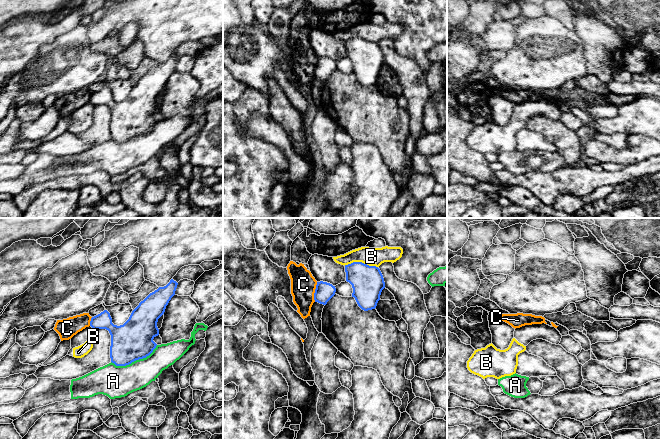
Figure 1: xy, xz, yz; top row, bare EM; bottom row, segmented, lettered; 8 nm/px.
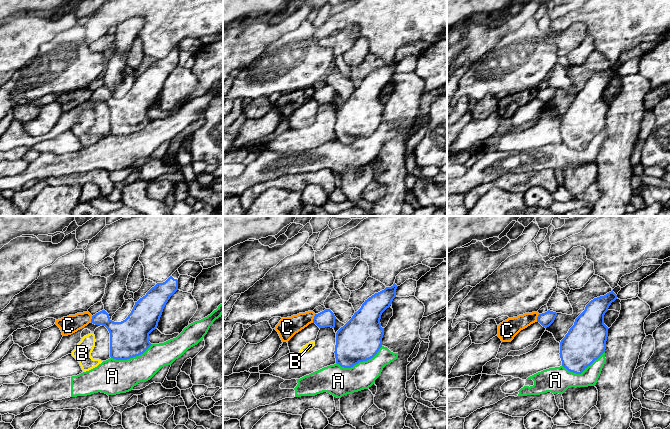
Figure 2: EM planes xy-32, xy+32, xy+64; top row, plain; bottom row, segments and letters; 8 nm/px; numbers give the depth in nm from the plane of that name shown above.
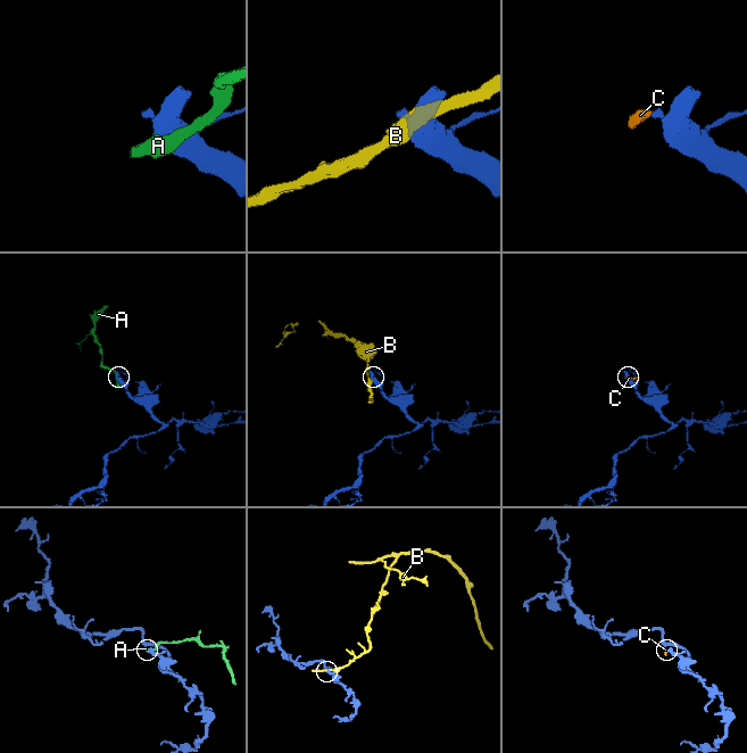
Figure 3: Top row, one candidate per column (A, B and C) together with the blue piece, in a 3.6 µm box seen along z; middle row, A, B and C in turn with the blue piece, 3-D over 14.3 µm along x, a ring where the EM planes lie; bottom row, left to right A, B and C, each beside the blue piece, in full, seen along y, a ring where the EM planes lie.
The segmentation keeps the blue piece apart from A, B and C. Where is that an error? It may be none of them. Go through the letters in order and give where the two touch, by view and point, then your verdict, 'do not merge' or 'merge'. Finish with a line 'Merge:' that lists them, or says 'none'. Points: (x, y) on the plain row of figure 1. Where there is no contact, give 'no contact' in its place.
A: contact xy (134, 136); do not merge
B: contact xz (361, 38); do not merge
C: contact xz (315, 68); do not merge
Merge: none

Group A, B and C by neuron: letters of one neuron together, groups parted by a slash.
A / B / C

